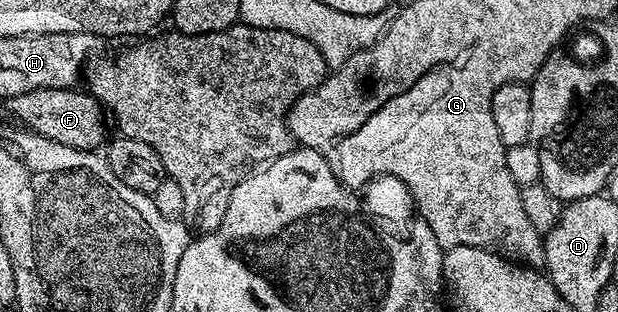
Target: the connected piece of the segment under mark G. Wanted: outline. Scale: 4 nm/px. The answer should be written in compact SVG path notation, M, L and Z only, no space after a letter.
M395 17L388 25L386 33L374 45L370 45L365 51L357 51L357 55L350 57L341 68L324 77L316 89L311 89L296 99L295 105L287 113L287 126L292 138L302 148L317 151L331 166L340 167L339 165L345 164L346 161L356 161L359 170L356 171L355 177L351 173L342 174L341 177L343 184L348 187L354 186L354 181L359 187L366 186L372 178L381 175L401 179L412 193L418 216L423 216L422 224L433 231L433 239L437 239L444 251L468 245L496 253L507 261L514 261L517 265L526 265L529 269L539 271L544 268L544 234L539 233L533 223L529 223L525 210L521 208L520 186L513 183L513 177L505 167L507 146L501 143L500 133L495 133L497 126L493 119L493 91L501 87L499 73L503 73L503 69L507 69L507 57L499 57L499 37L495 37L495 29L463 29L463 21L398 21Z

